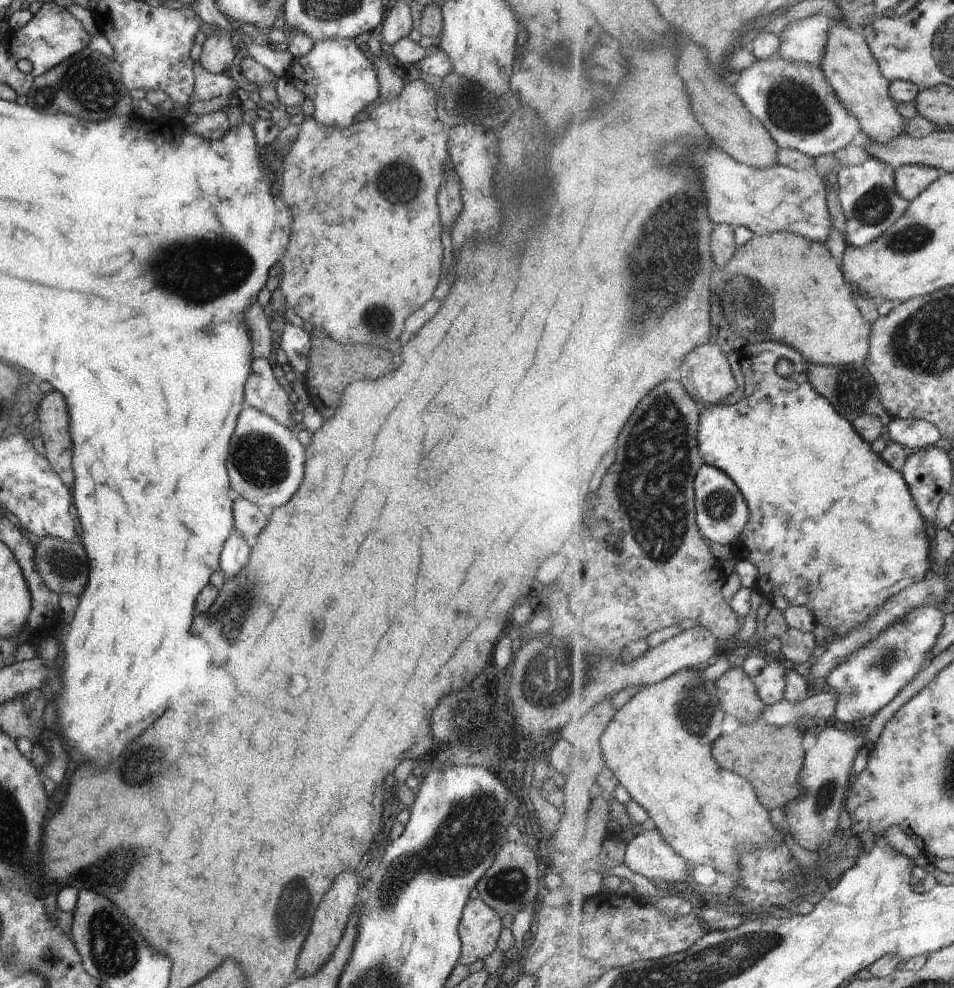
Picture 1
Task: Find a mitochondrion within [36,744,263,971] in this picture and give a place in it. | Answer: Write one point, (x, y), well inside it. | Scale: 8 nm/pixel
(103, 871)

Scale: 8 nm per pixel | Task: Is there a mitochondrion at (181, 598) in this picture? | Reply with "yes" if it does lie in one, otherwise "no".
no

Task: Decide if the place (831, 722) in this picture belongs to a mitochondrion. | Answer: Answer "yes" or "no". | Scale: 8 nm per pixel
no

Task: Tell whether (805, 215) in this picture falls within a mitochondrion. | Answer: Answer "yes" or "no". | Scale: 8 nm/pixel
no

